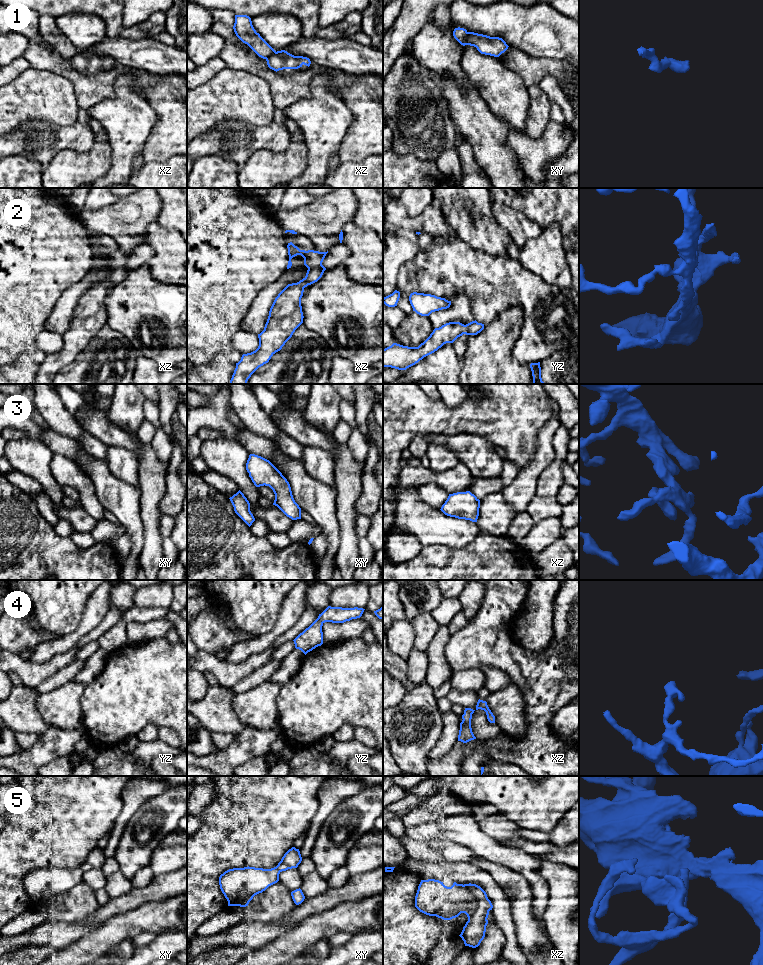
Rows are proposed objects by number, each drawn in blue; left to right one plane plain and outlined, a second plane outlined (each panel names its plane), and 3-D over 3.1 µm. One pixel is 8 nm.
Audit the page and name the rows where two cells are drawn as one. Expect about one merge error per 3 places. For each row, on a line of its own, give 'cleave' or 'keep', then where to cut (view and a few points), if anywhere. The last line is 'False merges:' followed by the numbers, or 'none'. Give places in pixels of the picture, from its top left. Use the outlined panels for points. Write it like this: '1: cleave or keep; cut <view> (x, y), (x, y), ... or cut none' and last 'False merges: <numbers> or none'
1: cleave; cut xy (467, 32), (464, 44)
2: keep; cut none
3: keep; cut none
4: keep; cut none
5: keep; cut none
False merges: 1

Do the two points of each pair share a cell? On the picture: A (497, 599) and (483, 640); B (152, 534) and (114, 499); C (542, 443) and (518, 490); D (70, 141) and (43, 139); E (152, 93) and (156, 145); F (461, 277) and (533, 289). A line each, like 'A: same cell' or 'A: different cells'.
A: same cell
B: different cells
C: same cell
D: same cell
E: same cell
F: same cell

